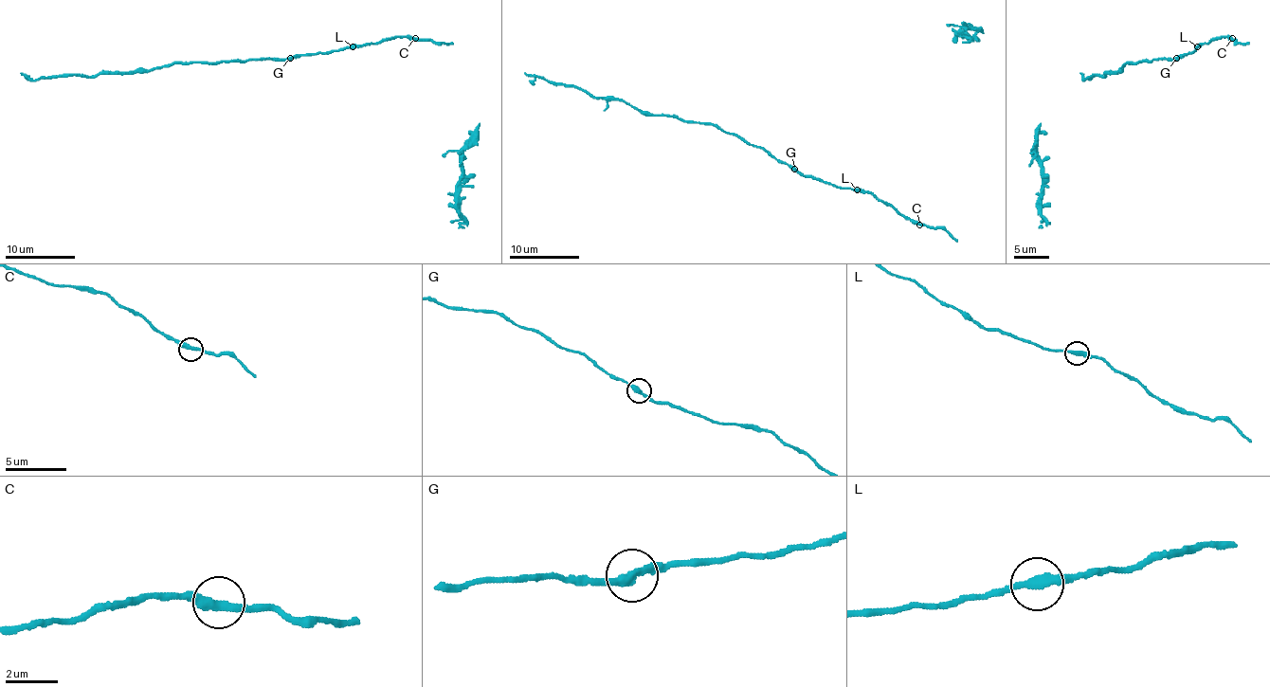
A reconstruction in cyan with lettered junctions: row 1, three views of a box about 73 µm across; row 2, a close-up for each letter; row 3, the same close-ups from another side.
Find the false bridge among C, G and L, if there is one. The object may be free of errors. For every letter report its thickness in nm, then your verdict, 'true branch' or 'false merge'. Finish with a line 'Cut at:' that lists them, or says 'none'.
C: 320 nm | true branch
G: 320 nm | true branch
L: 320 nm | true branch
Cut at: none

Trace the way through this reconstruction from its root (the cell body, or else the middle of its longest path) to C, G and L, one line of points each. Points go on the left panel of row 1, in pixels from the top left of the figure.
C: (333, 50), (378, 44), (398, 36), (415, 38)
G: (333, 50), (296, 54), (291, 58)
L: (333, 50), (353, 46)

